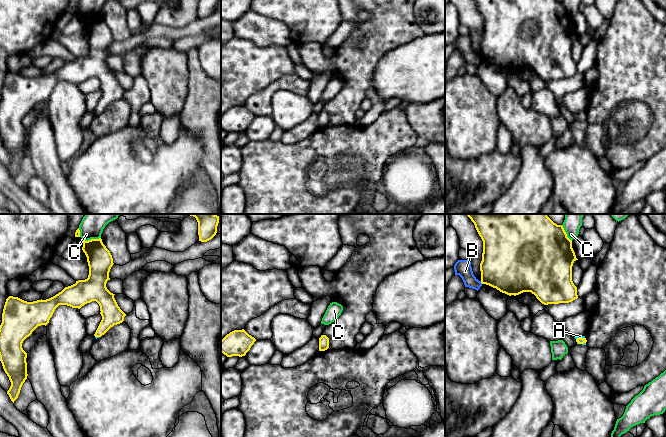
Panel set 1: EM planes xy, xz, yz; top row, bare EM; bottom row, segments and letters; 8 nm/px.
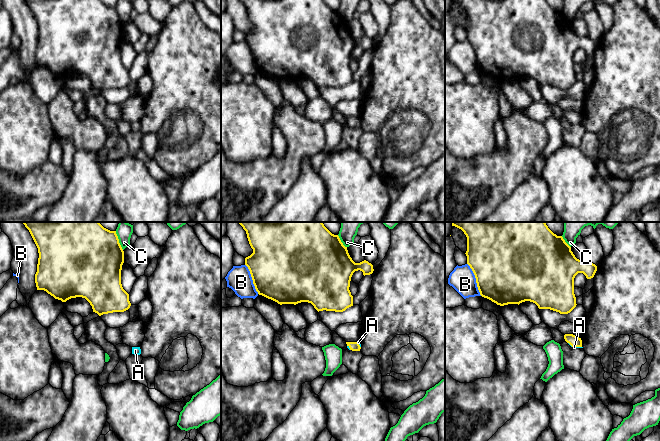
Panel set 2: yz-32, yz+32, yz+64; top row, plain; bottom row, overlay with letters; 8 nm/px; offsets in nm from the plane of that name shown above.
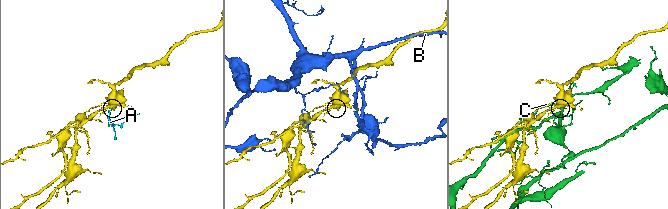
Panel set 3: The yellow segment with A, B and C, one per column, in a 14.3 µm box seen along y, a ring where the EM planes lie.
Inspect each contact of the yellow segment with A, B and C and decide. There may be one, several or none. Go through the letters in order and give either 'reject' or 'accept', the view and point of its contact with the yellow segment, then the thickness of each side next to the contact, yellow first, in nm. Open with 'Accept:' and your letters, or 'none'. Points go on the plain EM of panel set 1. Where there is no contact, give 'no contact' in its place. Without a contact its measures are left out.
Accept: A
A: accept | yz (580, 113) | 50/20 nm
B: reject | yz (481, 58) | 420/130 nm
C: reject | xy (91, 15) | 200/130 nm

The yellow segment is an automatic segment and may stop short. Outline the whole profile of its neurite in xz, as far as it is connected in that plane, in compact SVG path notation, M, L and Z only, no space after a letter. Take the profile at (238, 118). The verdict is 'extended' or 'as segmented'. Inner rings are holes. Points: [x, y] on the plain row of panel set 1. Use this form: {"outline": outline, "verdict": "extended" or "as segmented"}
{"outline": "M244 105L234 106L221 116L221 129L227 133L245 132L255 117Z", "verdict": "as segmented"}

